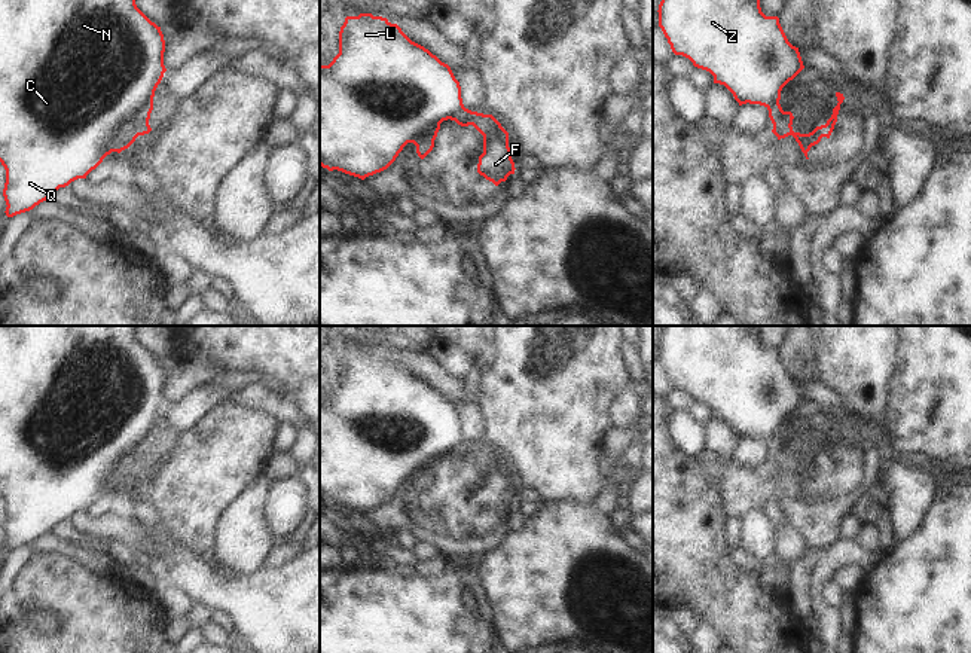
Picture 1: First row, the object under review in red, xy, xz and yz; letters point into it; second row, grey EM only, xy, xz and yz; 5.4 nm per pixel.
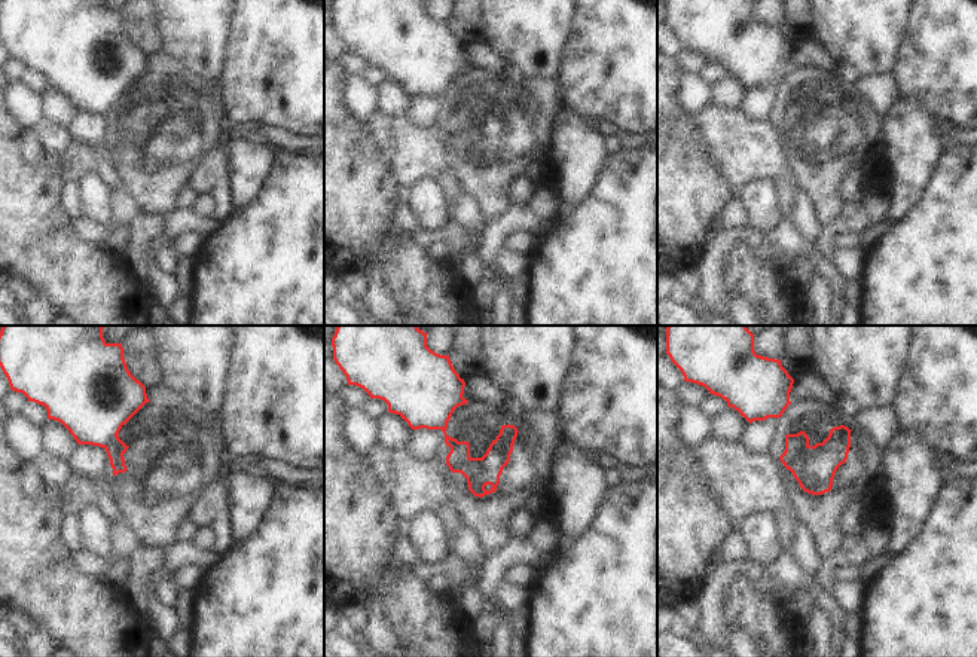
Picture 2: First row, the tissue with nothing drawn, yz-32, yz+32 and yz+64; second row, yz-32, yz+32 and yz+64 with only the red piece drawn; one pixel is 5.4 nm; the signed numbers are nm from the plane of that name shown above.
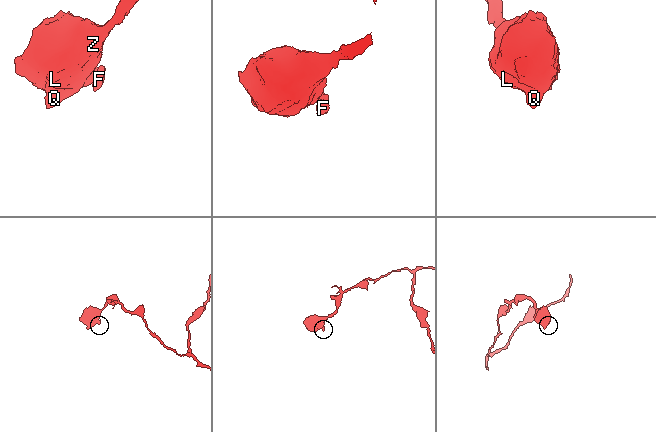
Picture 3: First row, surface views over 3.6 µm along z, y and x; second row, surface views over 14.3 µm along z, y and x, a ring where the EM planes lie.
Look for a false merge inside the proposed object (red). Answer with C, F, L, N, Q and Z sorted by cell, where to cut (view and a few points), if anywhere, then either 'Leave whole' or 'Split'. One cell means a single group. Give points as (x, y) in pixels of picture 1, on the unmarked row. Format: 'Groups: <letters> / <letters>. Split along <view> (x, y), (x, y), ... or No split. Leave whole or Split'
Groups: C L N Q Z / F. Split along yz (785, 445), (773, 458). Split

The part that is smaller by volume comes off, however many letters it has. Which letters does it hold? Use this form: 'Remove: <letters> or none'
Remove: F

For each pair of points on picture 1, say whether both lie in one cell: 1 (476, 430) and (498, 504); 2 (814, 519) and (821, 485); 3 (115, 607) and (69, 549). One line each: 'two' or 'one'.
1: two
2: one
3: two

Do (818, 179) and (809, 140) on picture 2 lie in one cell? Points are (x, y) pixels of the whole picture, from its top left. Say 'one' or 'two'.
one

